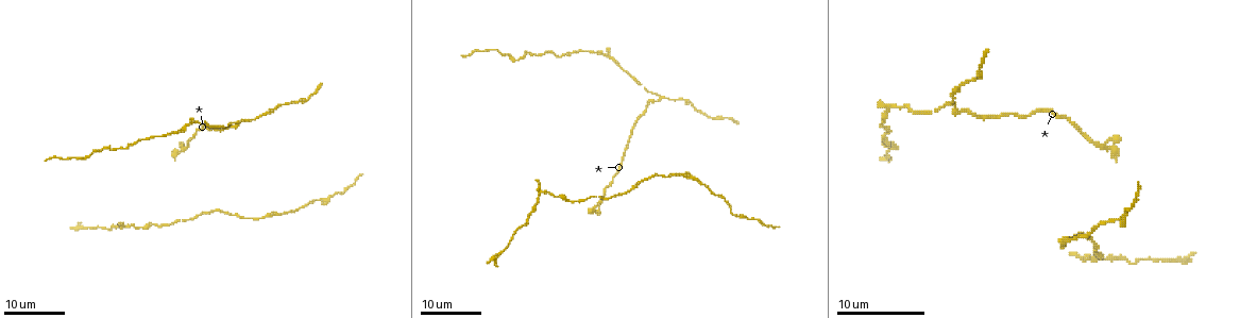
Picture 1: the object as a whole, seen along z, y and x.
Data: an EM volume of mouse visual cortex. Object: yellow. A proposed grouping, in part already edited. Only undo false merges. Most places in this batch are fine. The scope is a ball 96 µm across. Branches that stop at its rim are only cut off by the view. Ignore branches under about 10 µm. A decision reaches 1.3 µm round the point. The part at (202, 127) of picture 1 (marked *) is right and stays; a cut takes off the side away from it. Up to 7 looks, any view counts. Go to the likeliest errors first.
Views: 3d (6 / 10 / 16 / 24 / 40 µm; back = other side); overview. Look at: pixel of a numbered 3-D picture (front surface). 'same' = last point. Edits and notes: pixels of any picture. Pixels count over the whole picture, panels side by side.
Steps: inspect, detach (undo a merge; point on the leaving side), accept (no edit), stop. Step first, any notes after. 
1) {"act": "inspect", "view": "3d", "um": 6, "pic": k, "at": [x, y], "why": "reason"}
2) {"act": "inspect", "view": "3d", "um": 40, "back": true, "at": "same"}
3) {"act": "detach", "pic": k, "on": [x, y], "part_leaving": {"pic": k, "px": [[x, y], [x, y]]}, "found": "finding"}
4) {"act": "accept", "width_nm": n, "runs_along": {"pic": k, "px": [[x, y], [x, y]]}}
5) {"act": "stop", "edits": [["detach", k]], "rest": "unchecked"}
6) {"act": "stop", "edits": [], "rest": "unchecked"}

{"act": "inspect", "view": "3d", "um": 24, "pic": 1, "at": [661, 97], "why": "side arm on a straight run"}

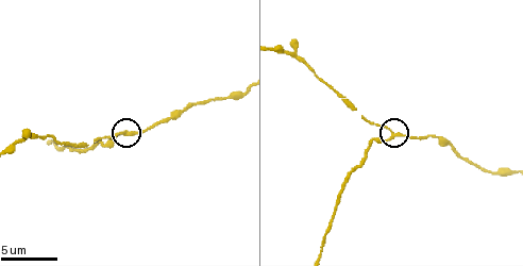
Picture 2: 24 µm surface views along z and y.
{"act": "inspect", "view": "3d", "um": 10, "pic": 2, "at": [396, 136], "why": "closer look"}

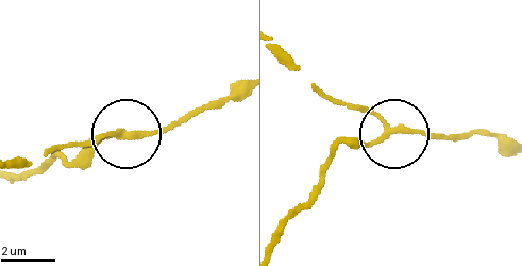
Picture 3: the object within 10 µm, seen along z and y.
{"act": "accept", "arms": 3, "runs_along": {"pic": 3, "px": [[13, 171], [53, 158], [81, 158], [108, 139], [196, 116]]}, "found": "all the same neuron"}

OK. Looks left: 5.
{"act": "inspect", "view": "3d", "um": 16, "pic": 1, "at": [175, 161], "why": "sudden change in width"}

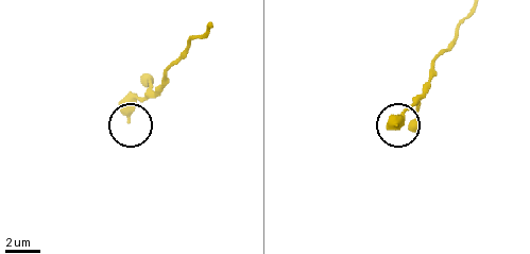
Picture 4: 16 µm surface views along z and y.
{"act": "inspect", "view": "3d", "um": 6, "pic": 4, "at": [395, 125]}

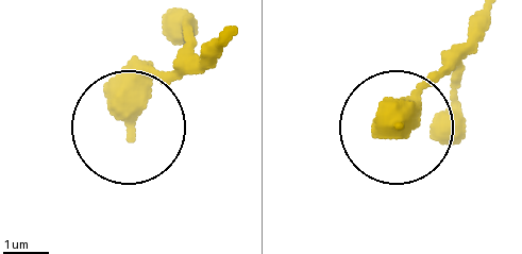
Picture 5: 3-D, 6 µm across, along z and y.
{"act": "inspect", "view": "3d", "um": 6, "back": true, "pic": 5, "at": [132, 136]}

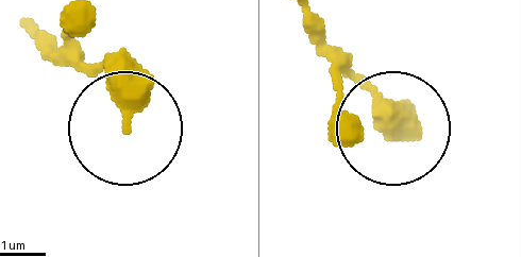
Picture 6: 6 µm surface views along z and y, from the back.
{"act": "accept", "found": "all the same neuron"}

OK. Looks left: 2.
{"act": "inspect", "view": "3d", "um": 16, "pic": 1, "at": [280, 213], "why": "calibre changes"}

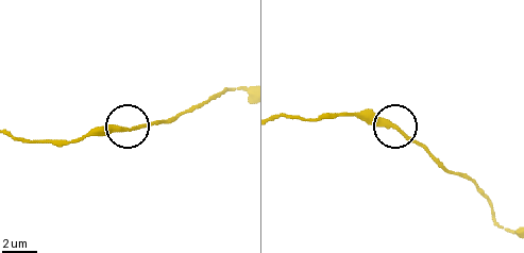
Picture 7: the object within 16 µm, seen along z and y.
{"act": "inspect", "view": "3d", "um": 6, "pic": 7, "at": [393, 126], "why": "closer look"}

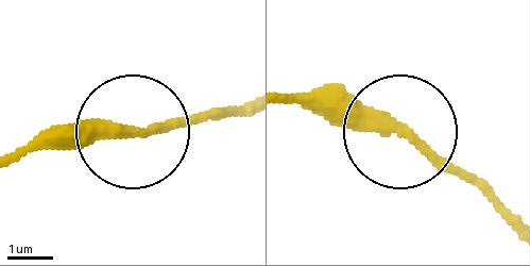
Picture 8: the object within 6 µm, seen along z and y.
{"act": "accept", "found": "all the same neuron"}

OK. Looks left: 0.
{"act": "stop", "edits": [], "rest": "unchecked"}

